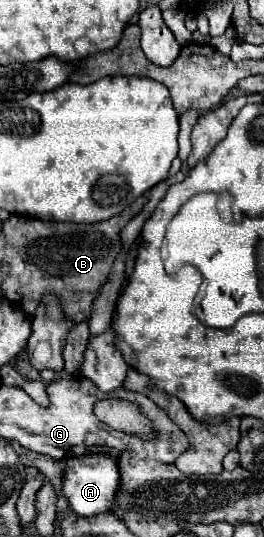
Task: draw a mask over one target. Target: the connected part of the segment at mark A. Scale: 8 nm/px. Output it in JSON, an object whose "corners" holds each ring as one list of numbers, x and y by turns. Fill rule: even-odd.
{"corners":[[88,454,88,456,72,456,62,460,64,472,62,472,62,484,60,494,68,500,68,506,78,516,96,516,112,506,114,492,118,488,118,466,116,460,112,460,106,454]]}

